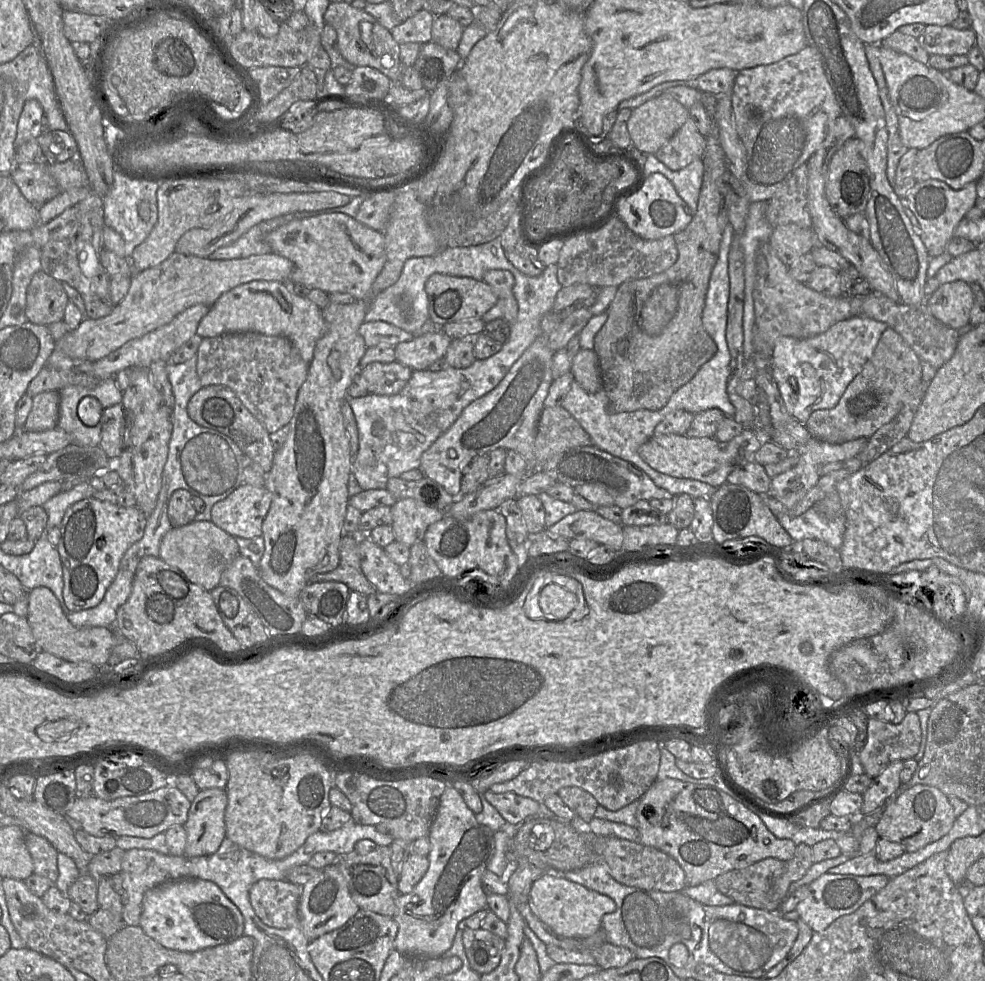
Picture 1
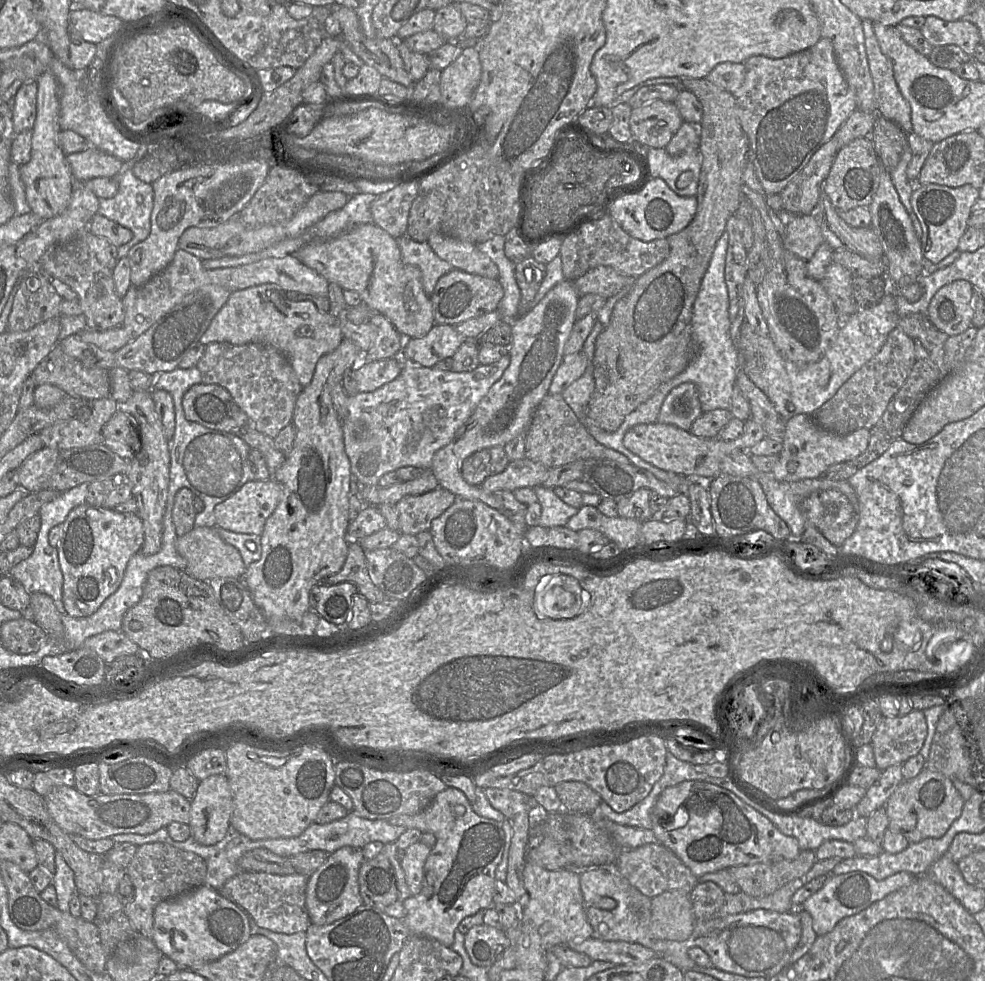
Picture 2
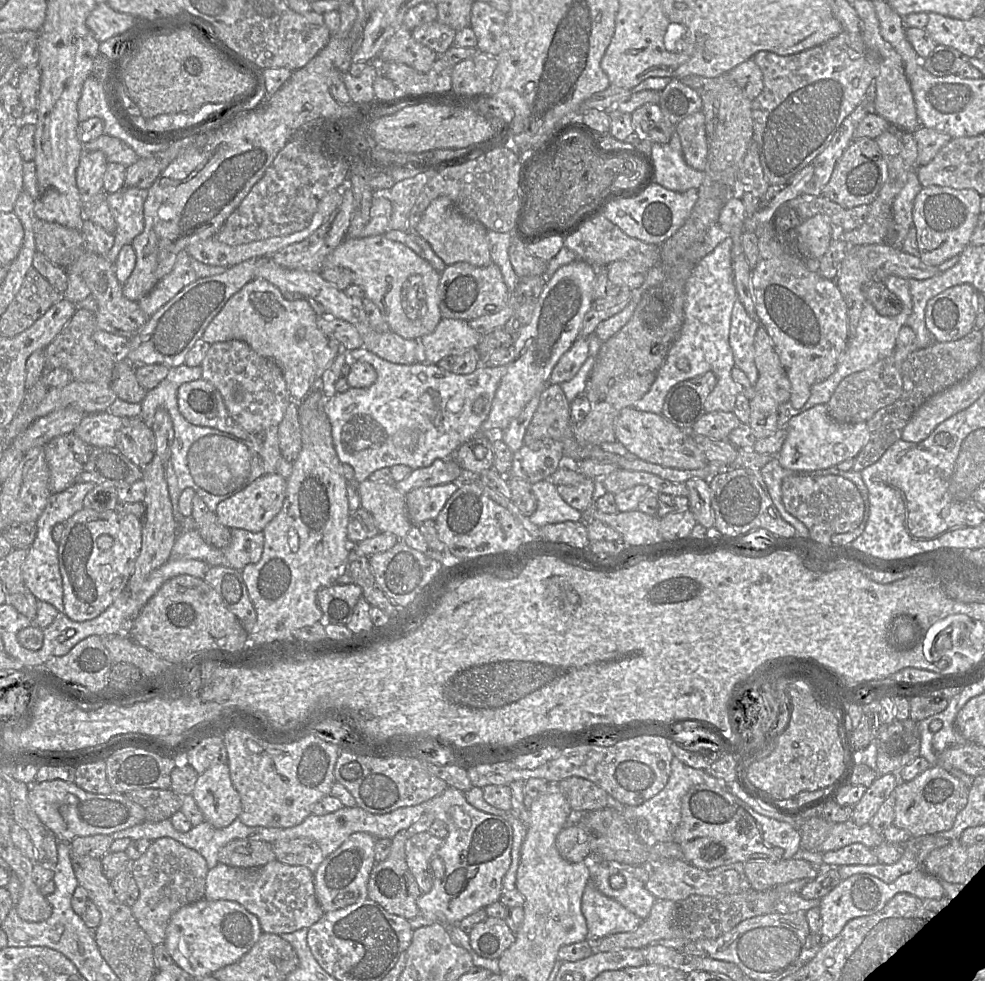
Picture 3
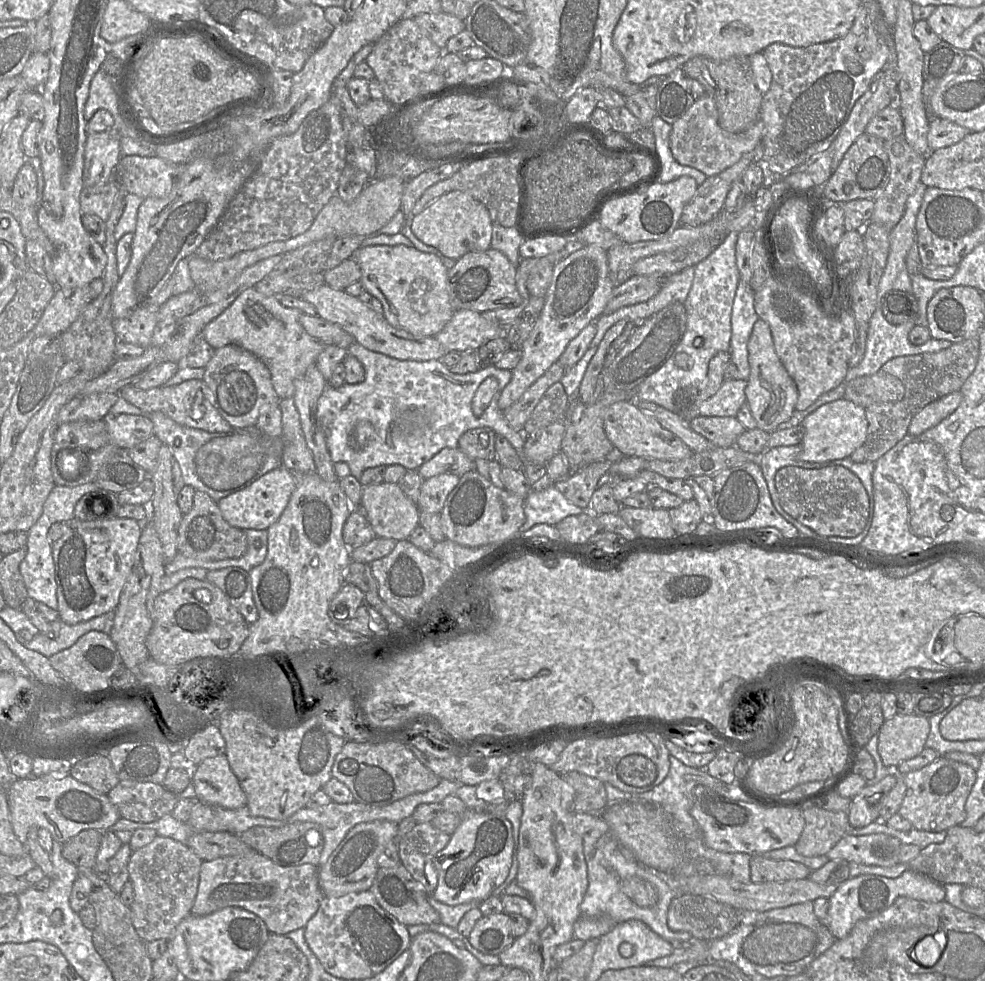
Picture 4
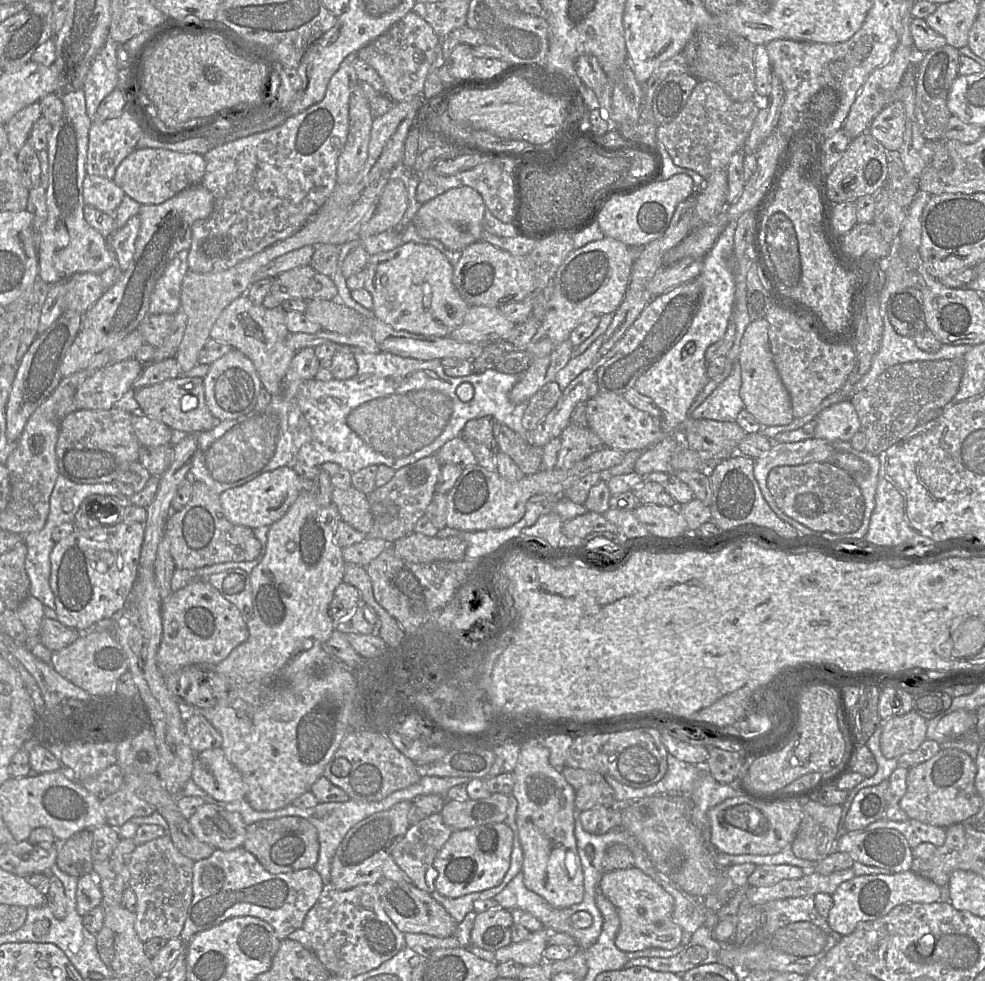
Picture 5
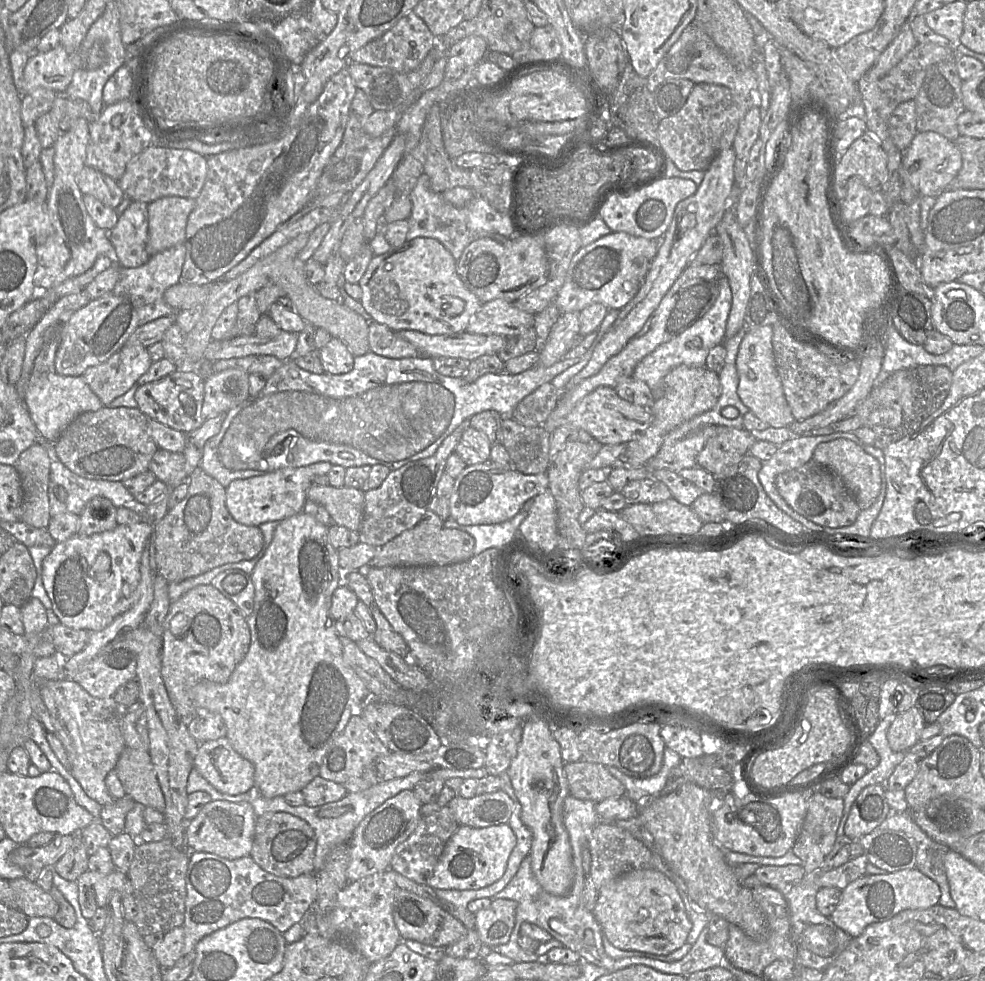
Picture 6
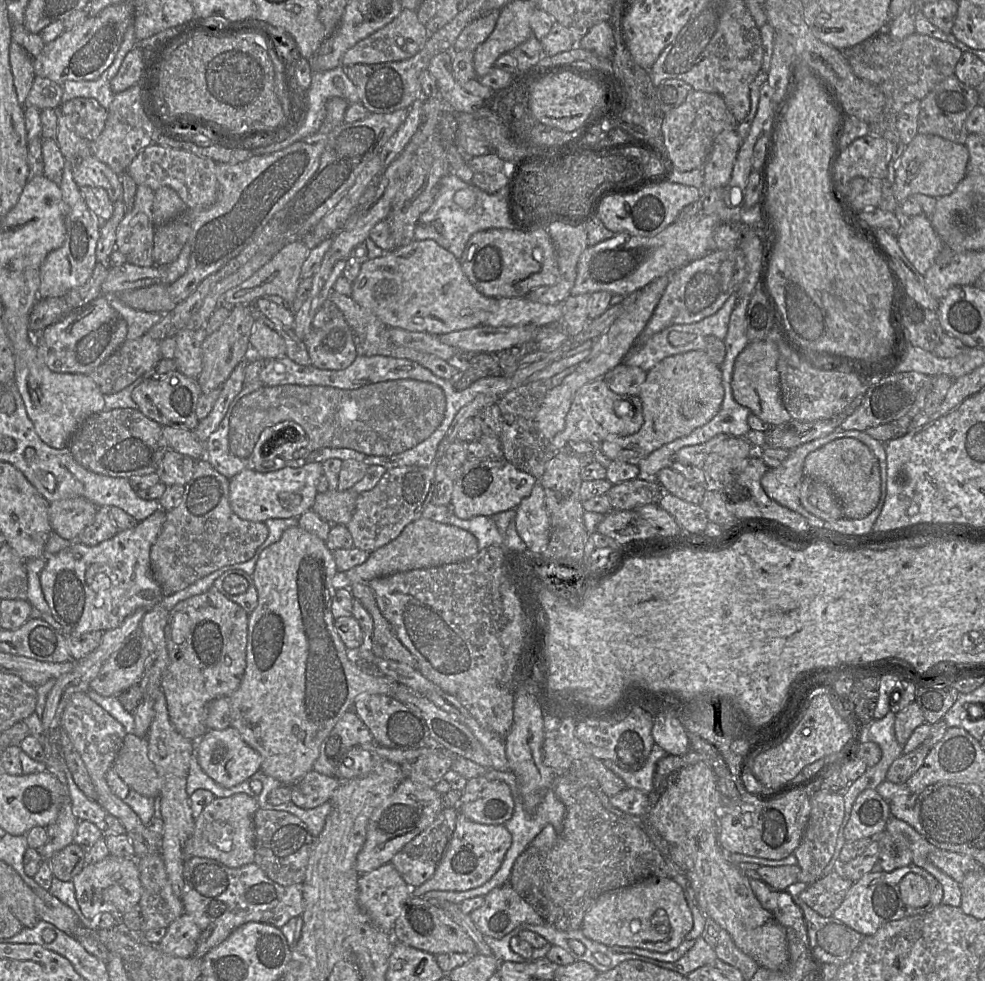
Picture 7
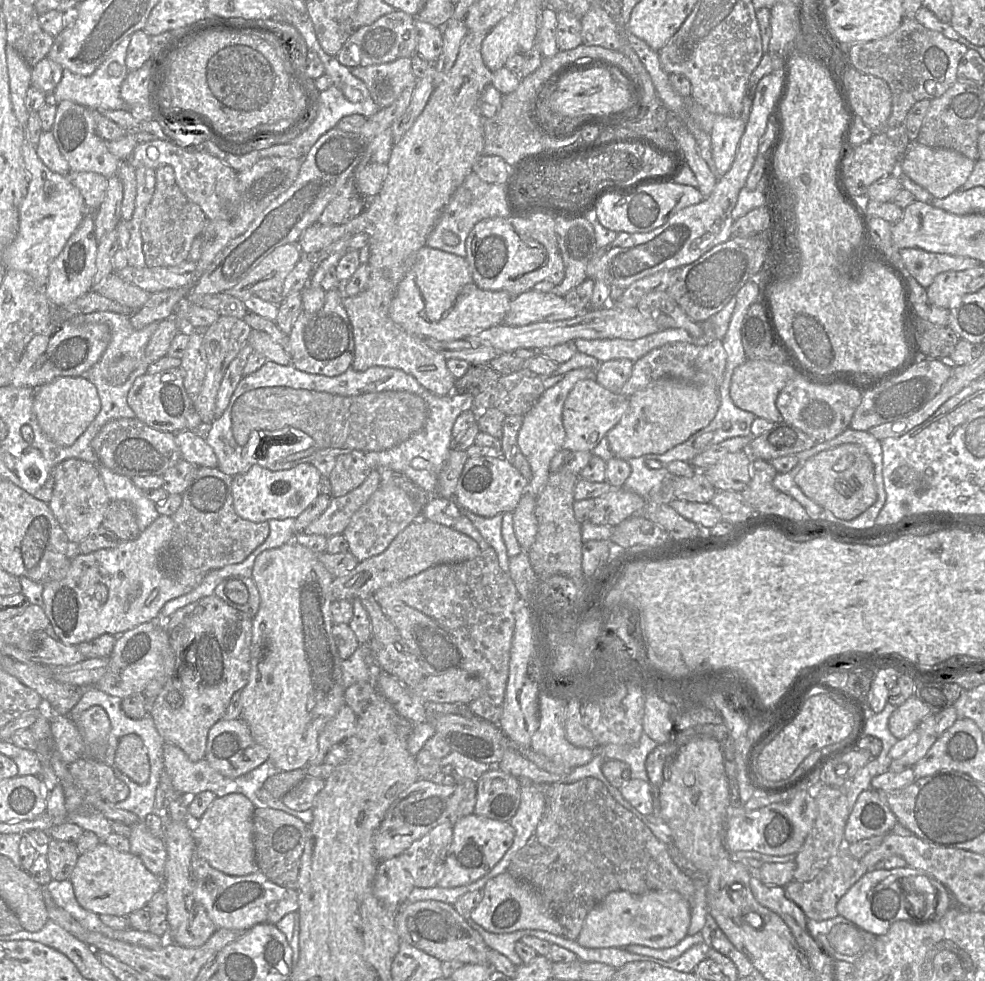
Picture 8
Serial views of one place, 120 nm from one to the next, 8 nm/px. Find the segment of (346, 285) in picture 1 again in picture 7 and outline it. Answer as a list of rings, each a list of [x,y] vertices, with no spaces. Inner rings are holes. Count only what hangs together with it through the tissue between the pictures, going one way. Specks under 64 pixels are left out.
[[[432,239],[413,240],[405,246],[387,251],[381,257],[365,261],[352,282],[350,297],[370,310],[387,327],[436,336],[483,325],[498,306],[498,299],[482,295],[470,283],[460,260]]]

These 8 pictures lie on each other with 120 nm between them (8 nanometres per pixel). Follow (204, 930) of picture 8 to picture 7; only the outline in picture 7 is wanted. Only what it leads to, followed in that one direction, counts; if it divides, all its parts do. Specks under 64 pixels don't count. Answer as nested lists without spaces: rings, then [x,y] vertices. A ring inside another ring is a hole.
[[[184,912],[168,927],[163,939],[156,946],[164,953],[180,957],[192,957],[201,931],[189,914]]]

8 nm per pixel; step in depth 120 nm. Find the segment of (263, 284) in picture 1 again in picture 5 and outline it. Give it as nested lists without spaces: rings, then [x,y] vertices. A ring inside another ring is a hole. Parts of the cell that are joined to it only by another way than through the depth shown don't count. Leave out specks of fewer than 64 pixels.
[[[243,294],[233,300],[220,314],[210,331],[210,338],[230,345],[247,356],[259,375],[262,386],[271,395],[280,394],[284,377],[296,351],[287,345],[290,333],[285,324],[286,312],[281,306],[268,309],[255,305]]]

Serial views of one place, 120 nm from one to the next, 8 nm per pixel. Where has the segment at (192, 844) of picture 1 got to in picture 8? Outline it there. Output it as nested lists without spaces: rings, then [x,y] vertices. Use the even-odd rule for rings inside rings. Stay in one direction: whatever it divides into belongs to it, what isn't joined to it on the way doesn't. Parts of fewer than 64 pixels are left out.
[[[241,718],[221,719],[208,732],[205,759],[223,776],[237,778],[259,767],[269,759],[269,754],[264,747],[256,743],[249,727]]]

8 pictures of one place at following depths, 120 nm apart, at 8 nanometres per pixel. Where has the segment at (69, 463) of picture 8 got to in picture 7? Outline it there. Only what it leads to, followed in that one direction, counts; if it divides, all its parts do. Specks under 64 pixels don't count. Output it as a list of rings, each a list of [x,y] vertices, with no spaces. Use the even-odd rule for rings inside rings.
[[[84,497],[57,500],[49,504],[49,521],[51,529],[61,538],[75,542],[81,532],[89,526],[98,511],[98,507]]]

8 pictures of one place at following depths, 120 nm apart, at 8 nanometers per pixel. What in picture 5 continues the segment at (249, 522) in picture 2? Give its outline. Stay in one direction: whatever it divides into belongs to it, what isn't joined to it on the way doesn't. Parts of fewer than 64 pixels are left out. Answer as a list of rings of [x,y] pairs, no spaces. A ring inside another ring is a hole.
[[[282,466],[264,472],[239,487],[225,490],[220,494],[225,517],[233,524],[251,529],[272,525],[285,515],[301,493],[300,478],[291,466]]]

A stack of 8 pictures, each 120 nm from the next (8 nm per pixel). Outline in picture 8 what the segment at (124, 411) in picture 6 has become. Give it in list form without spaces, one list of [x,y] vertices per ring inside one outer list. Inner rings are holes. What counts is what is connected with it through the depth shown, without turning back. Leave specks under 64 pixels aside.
[[[136,417],[109,421],[93,438],[91,446],[100,464],[129,478],[162,476],[182,459],[175,433],[156,430]]]

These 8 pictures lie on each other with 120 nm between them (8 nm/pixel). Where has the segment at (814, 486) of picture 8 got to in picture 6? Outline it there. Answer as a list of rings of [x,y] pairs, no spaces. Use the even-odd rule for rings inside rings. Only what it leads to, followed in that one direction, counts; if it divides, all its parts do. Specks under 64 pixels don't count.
[[[845,438],[823,442],[816,446],[812,459],[838,475],[855,498],[860,510],[869,508],[881,489],[879,462],[859,445]]]

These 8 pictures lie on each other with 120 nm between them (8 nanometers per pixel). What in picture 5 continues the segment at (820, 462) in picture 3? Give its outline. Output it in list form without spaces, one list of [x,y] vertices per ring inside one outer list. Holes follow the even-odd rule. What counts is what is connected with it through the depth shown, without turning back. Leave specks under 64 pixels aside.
[[[850,400],[835,403],[816,417],[815,438],[828,441],[847,441],[860,431],[860,420]]]

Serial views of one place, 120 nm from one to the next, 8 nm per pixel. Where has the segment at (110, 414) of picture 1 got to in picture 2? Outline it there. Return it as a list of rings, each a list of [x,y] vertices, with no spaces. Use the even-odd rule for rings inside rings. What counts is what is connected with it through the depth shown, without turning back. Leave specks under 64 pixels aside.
[[[118,409],[109,421],[103,426],[103,444],[116,453],[121,458],[131,461],[136,453],[128,443],[128,436],[132,425],[138,432],[137,421],[123,409]]]

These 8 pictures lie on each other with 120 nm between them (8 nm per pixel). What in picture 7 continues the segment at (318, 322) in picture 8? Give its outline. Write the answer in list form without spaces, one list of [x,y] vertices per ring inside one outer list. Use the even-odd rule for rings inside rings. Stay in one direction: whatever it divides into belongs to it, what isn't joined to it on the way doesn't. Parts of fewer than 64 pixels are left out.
[[[343,315],[331,318],[322,328],[312,330],[304,339],[311,365],[321,370],[343,370],[350,366],[357,357],[353,332]]]

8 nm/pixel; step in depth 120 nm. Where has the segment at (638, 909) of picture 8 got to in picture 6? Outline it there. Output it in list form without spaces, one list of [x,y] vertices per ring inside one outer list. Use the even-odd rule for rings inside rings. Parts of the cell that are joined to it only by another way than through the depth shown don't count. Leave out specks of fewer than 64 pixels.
[[[653,868],[624,873],[599,891],[592,913],[616,948],[668,955],[686,943],[692,923],[676,885]]]

